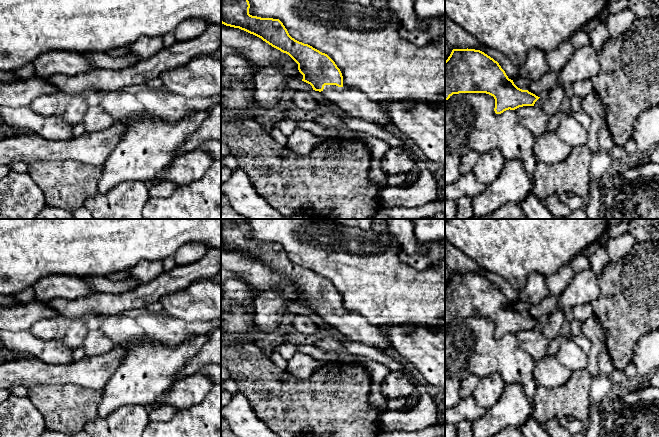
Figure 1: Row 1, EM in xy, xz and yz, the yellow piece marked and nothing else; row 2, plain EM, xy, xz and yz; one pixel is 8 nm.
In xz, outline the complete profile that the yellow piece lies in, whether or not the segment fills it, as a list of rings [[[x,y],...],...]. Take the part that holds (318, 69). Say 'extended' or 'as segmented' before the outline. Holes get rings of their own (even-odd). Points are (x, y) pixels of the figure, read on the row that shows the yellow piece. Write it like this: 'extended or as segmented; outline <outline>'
extended; outline [[[221,0],[221,23],[253,34],[272,47],[288,54],[298,64],[298,70],[303,75],[302,81],[310,84],[313,90],[319,91],[328,101],[345,111],[350,117],[363,119],[380,128],[392,124],[391,118],[381,110],[379,103],[369,100],[359,90],[343,86],[342,73],[327,54],[292,38],[279,19],[252,16],[249,14],[249,8],[248,0]]]

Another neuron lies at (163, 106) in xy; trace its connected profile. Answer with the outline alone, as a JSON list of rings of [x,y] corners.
[[[152,88],[146,89],[136,96],[143,109],[139,116],[119,122],[126,130],[144,119],[176,123],[195,111],[209,111],[213,106],[221,103],[220,96],[186,98],[170,91],[163,92]]]

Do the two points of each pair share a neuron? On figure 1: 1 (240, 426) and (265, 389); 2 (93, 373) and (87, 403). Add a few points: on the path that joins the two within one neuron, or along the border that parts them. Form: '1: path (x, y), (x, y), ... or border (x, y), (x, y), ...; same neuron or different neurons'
1: border (238, 391), (247, 399), (254, 414), (267, 426); different neurons
2: border (67, 383), (94, 388), (100, 391); different neurons

